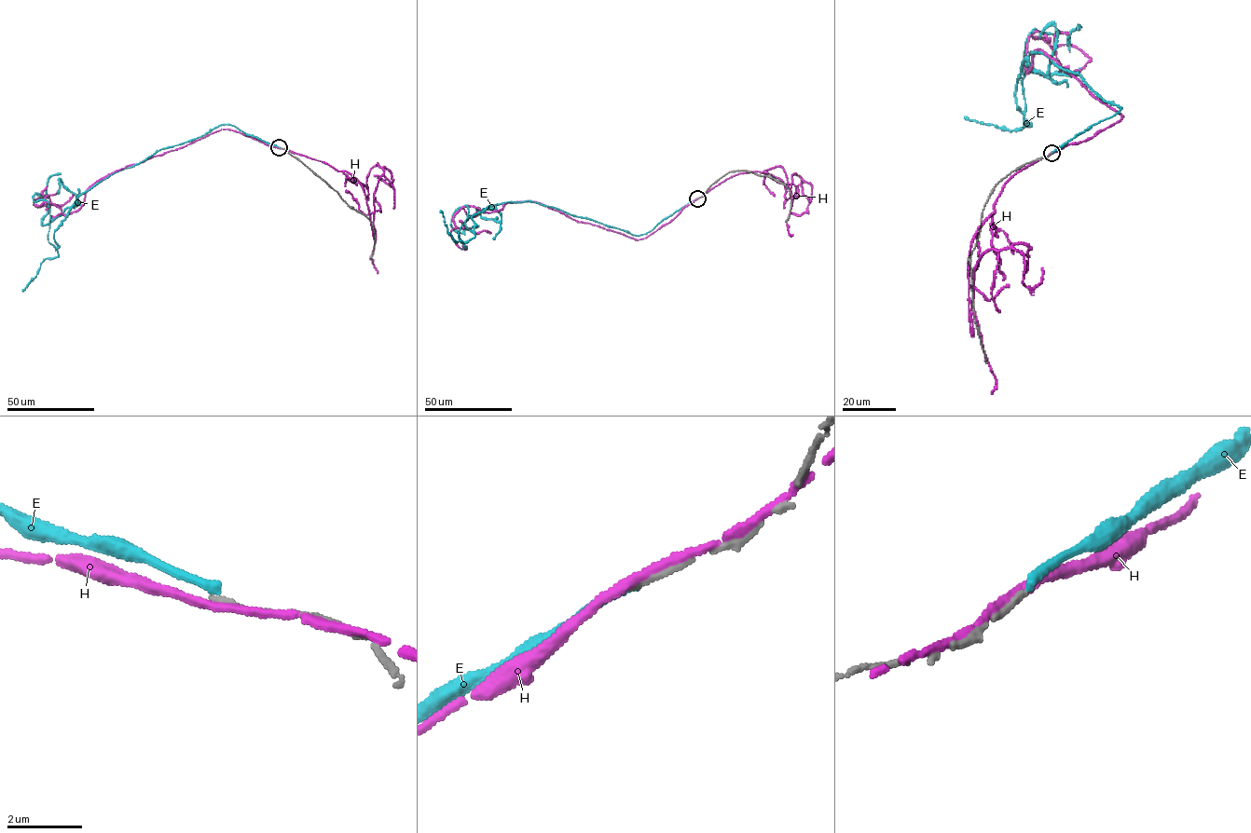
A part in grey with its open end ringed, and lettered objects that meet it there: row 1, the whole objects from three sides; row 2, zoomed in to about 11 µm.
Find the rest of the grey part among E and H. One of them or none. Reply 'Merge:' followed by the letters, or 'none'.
Merge: none

